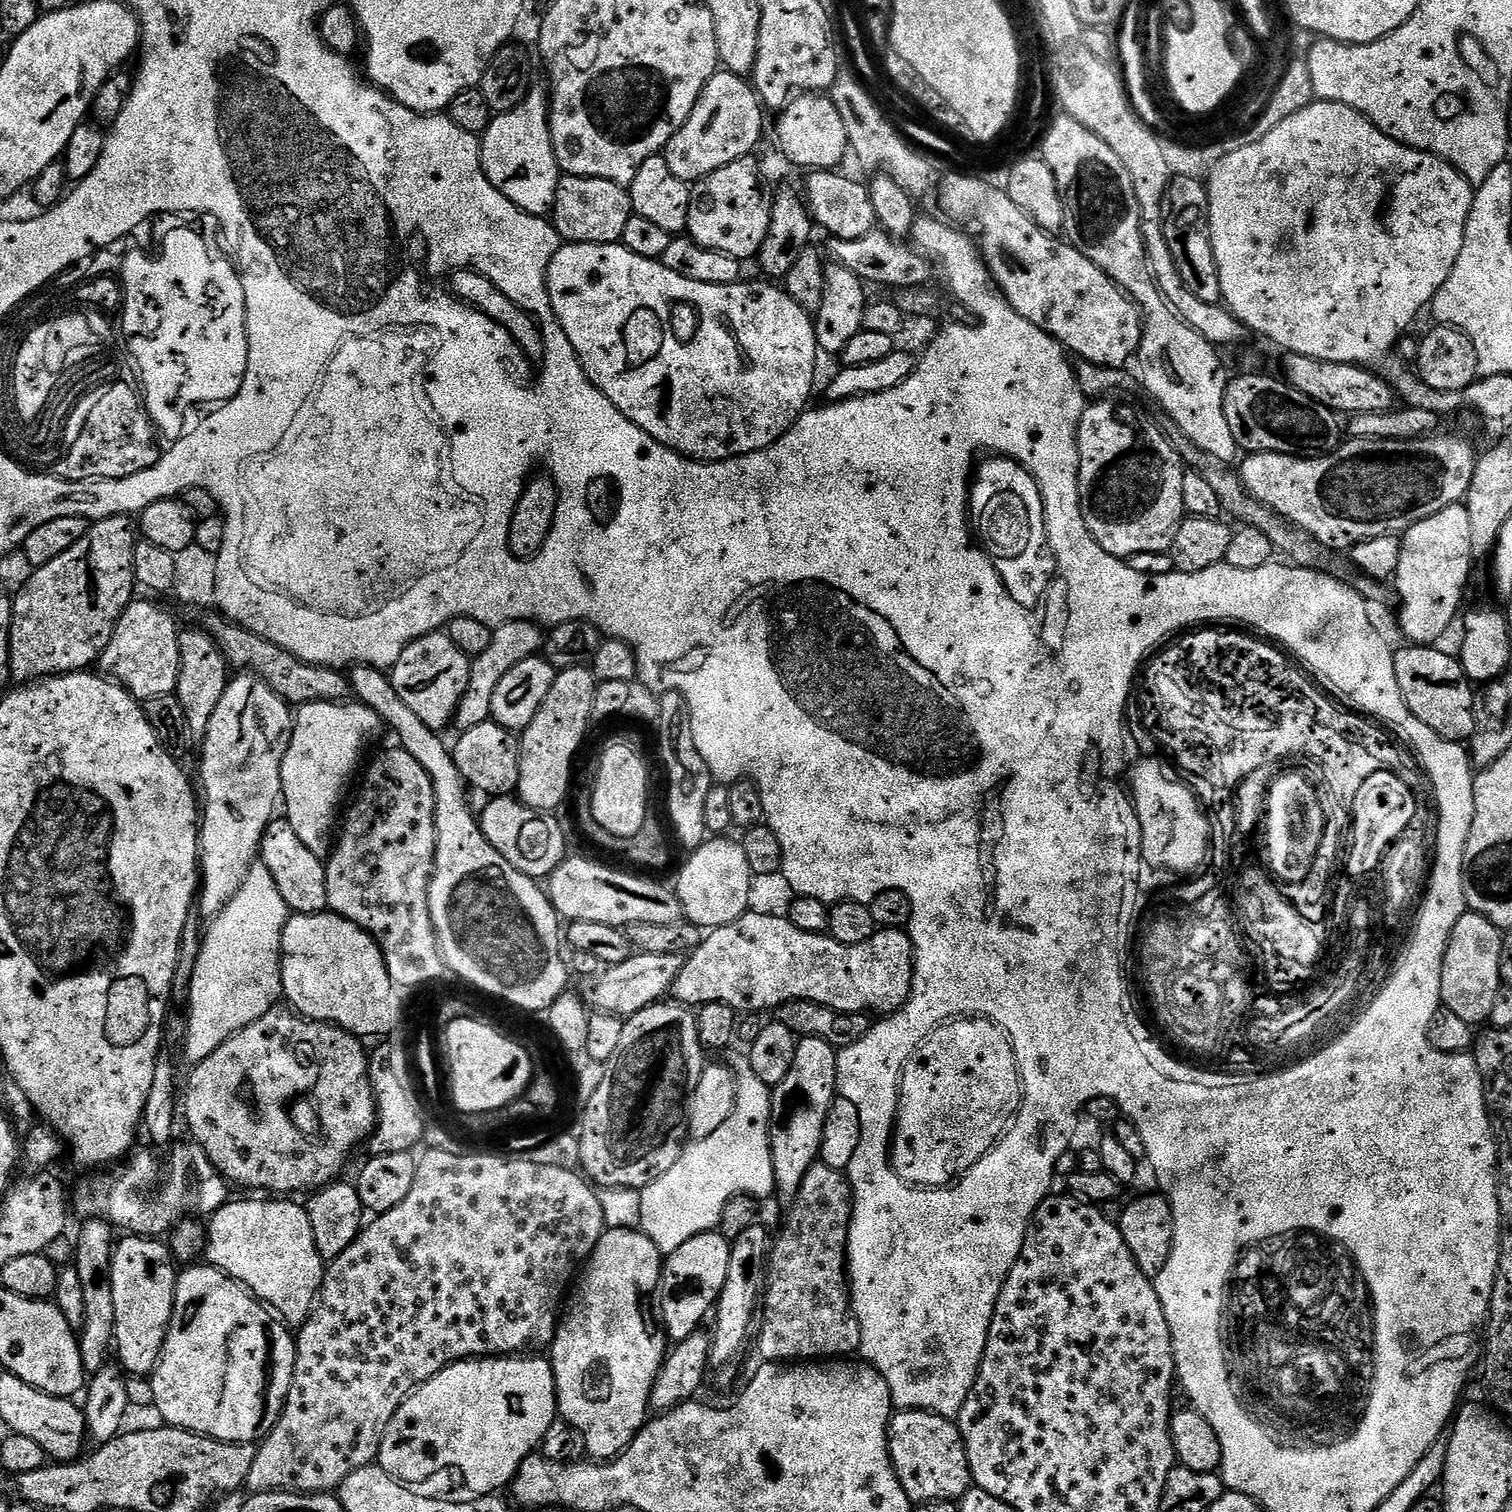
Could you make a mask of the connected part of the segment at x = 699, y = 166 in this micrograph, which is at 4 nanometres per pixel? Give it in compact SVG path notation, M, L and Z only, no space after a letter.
M727 70L716 71L706 82L694 110L690 110L690 118L686 118L663 153L670 170L679 180L695 182L730 162L753 155L764 132L764 115L756 89L745 77Z

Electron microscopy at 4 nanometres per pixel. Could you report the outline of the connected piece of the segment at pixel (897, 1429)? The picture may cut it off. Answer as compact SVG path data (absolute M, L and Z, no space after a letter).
M897 1411L892 1421L888 1423L888 1453L898 1474L898 1482L902 1490L906 1490L908 1499L913 1505L927 1504L929 1501L956 1502L973 1487L972 1471L966 1458L964 1439L959 1427L945 1416L936 1416L932 1412Z

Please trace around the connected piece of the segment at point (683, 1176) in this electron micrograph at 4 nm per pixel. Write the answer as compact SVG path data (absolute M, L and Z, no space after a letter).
M741 1054L730 1060L730 1067L736 1075L736 1101L734 1110L710 1138L692 1140L685 1147L684 1153L662 1174L662 1178L654 1178L645 1188L639 1189L641 1196L641 1220L639 1231L645 1232L658 1246L662 1254L678 1250L682 1242L690 1242L703 1232L713 1231L719 1225L722 1218L722 1210L726 1202L735 1196L763 1196L771 1197L776 1190L774 1182L774 1162L772 1161L772 1088L758 1074L754 1074L752 1064L747 1055Z

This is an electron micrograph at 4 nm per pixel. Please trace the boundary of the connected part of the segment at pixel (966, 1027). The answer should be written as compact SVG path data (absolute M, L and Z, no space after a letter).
M957 1018L939 1025L920 1043L916 1053L904 1064L904 1073L900 1075L900 1105L896 1108L896 1126L892 1134L892 1169L914 1188L931 1190L934 1188L951 1188L959 1182L960 1177L975 1166L976 1163L997 1142L1004 1137L1005 1132L1012 1127L1020 1102L1024 1098L1024 1086L1020 1083L1020 1067L1012 1049L1012 1043L1003 1028L999 1028L992 1020L983 1018Z

